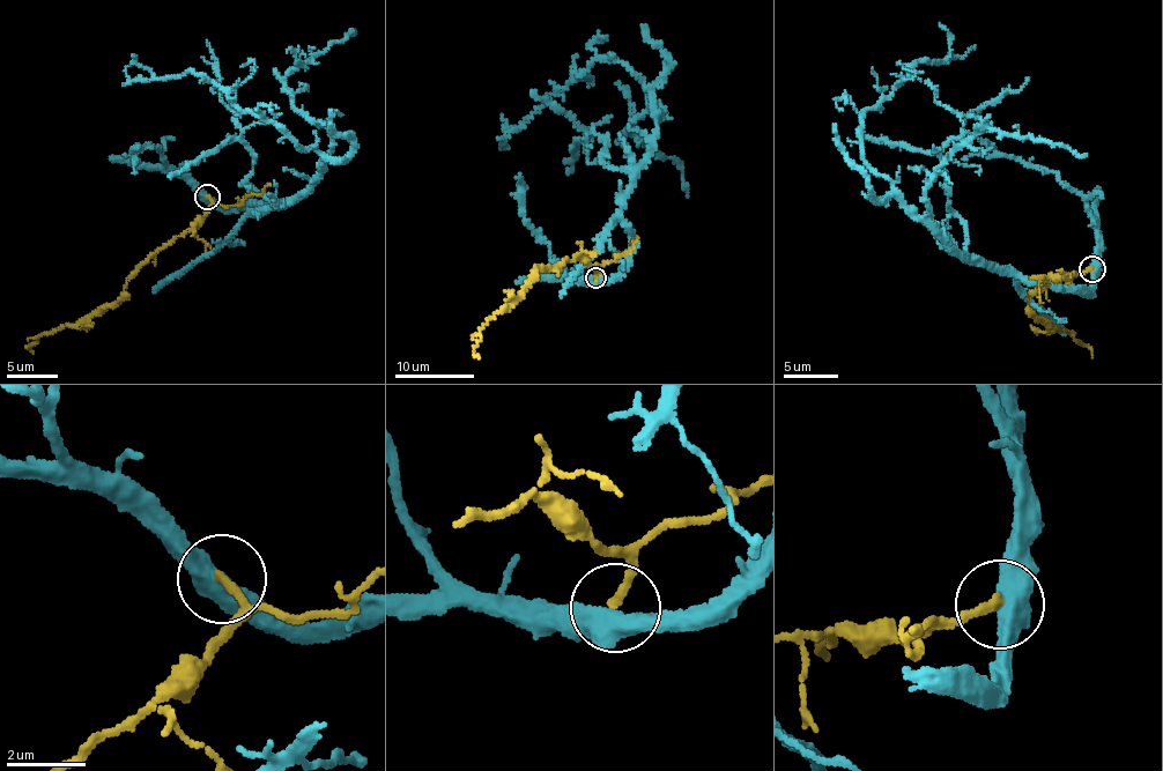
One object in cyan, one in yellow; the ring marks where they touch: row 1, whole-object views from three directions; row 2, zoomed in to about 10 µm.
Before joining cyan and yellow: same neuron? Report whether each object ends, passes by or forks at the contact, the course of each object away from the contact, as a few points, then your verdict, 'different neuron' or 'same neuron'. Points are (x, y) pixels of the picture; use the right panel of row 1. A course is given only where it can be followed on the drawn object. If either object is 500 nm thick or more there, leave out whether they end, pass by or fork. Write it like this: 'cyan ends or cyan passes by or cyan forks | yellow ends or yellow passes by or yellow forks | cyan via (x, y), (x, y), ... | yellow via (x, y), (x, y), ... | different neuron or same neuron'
cyan via (1091, 269), (1093, 290), (993, 272), (950, 244), (864, 158), (864, 112), (925, 60), (975, 45) | yellow via (1091, 269), (1047, 276), (1042, 281), (1045, 286), (1029, 298), (1028, 311), (1083, 343), (1091, 357) | different neuron

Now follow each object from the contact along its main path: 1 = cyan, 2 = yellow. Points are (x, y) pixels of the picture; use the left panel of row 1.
1: (207, 197), (260, 204), (263, 215), (306, 187), (321, 152), (189, 72), (130, 80), (133, 61)
2: (207, 197), (210, 205), (189, 228), (147, 256), (126, 282), (124, 297), (50, 332), (29, 345), (32, 354)

